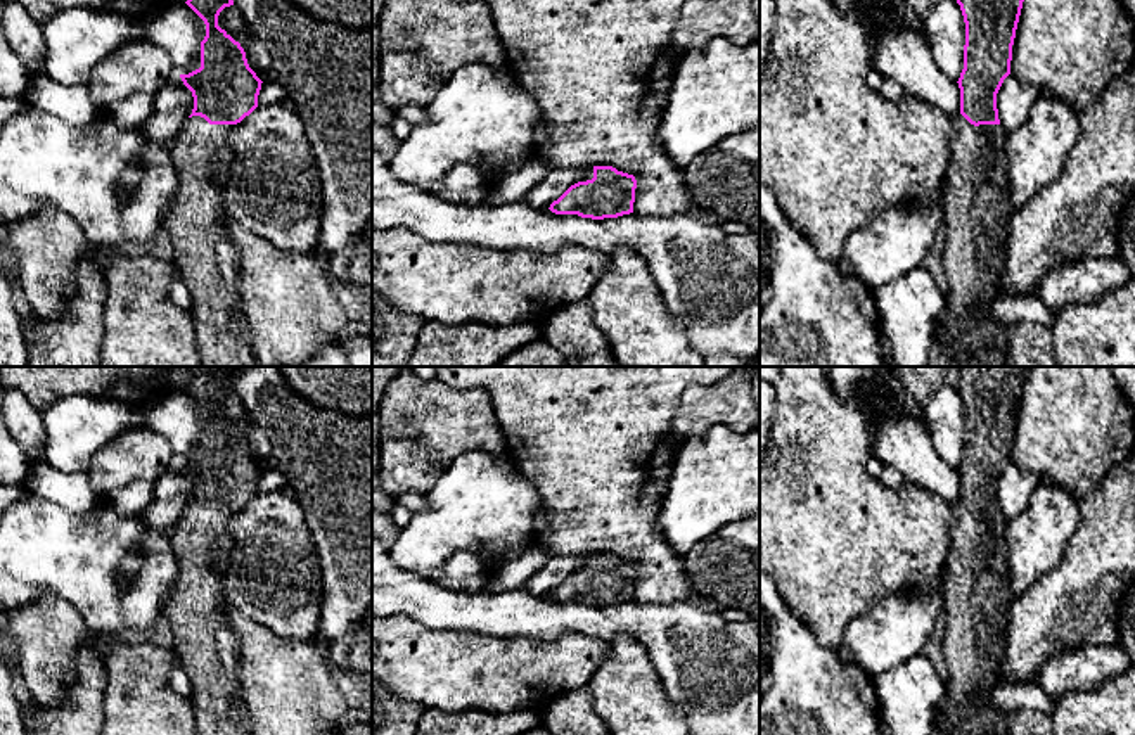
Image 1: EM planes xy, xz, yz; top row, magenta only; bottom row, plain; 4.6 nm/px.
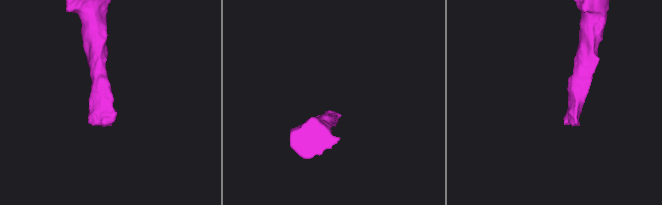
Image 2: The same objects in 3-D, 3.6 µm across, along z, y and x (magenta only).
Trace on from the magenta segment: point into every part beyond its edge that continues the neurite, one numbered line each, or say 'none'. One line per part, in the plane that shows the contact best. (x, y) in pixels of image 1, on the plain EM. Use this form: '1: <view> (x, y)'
1: xy (206, 645)

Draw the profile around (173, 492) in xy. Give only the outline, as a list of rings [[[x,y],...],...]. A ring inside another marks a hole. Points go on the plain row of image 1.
[[[178,462],[154,483],[152,502],[140,517],[149,529],[170,534],[180,514],[192,502],[192,496],[192,479],[183,472]]]

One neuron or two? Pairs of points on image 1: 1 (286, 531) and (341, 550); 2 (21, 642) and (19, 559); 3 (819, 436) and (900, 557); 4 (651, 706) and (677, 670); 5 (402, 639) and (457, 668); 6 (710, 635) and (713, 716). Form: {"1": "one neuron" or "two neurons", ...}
{"1": "two neurons", "2": "two neurons", "3": "one neuron", "4": "two neurons", "5": "one neuron", "6": "one neuron"}

